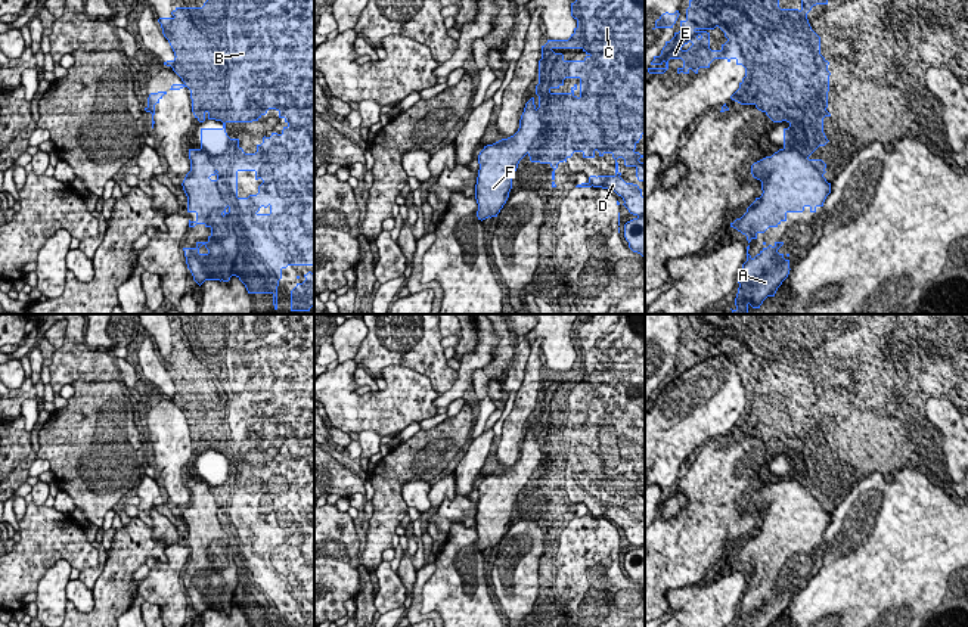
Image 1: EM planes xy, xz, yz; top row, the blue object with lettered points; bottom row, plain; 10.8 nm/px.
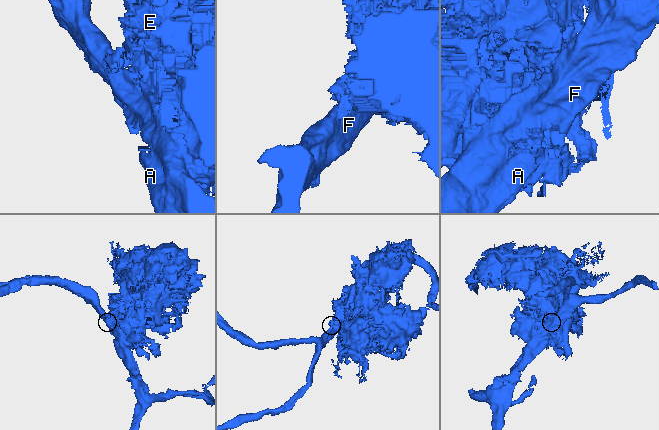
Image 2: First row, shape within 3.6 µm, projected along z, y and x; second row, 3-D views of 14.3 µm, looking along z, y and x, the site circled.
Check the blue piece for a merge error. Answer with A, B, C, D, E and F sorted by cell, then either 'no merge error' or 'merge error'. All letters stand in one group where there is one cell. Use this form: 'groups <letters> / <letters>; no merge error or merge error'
groups A F / B C D E; merge error

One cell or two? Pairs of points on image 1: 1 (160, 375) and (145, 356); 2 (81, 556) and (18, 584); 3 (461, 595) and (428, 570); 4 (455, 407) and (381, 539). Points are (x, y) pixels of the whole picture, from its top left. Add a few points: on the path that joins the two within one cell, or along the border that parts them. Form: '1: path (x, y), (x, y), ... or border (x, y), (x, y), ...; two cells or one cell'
1: path (155, 371), (149, 360); one cell
2: path (65, 551), (53, 548), (34, 568); one cell
3: border (436, 562), (436, 571), (424, 586), (419, 607); two cells
4: border (465, 403), (456, 413), (447, 418); two cells

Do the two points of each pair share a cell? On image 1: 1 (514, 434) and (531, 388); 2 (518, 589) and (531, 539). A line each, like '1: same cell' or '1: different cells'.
1: same cell
2: same cell

